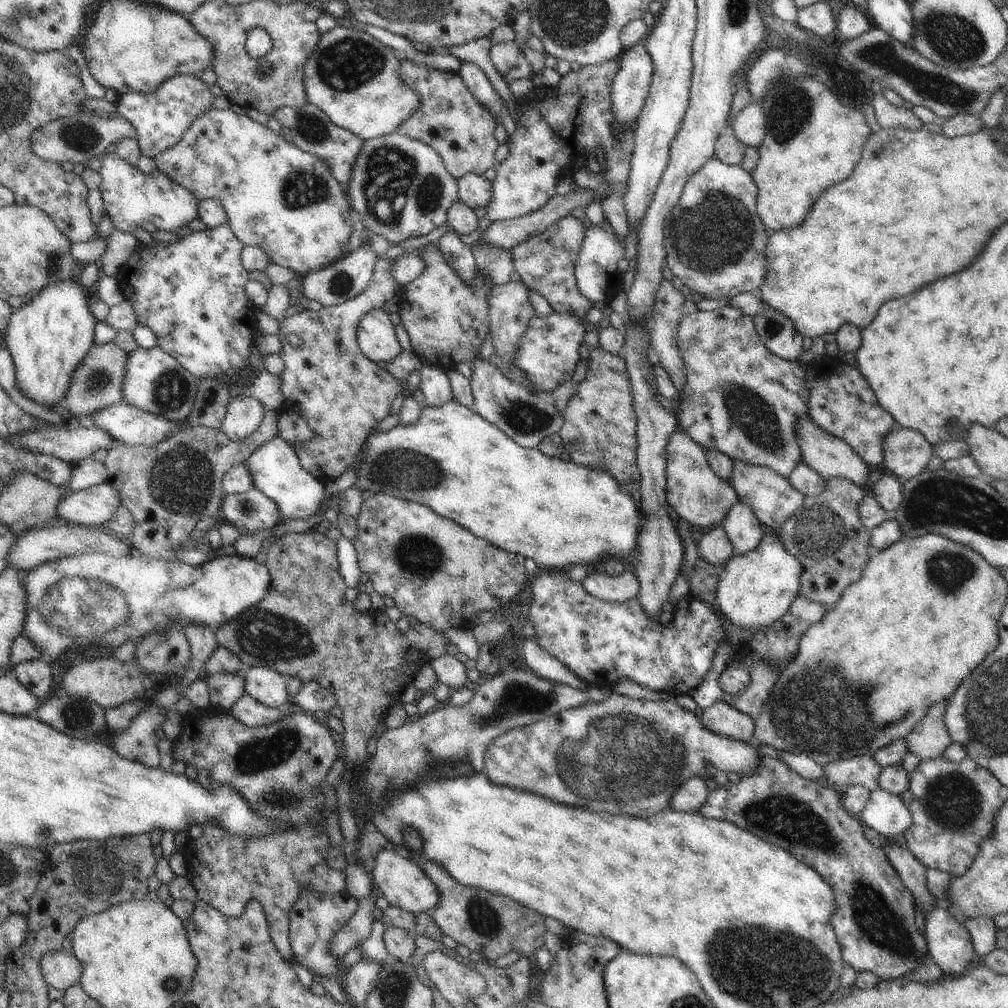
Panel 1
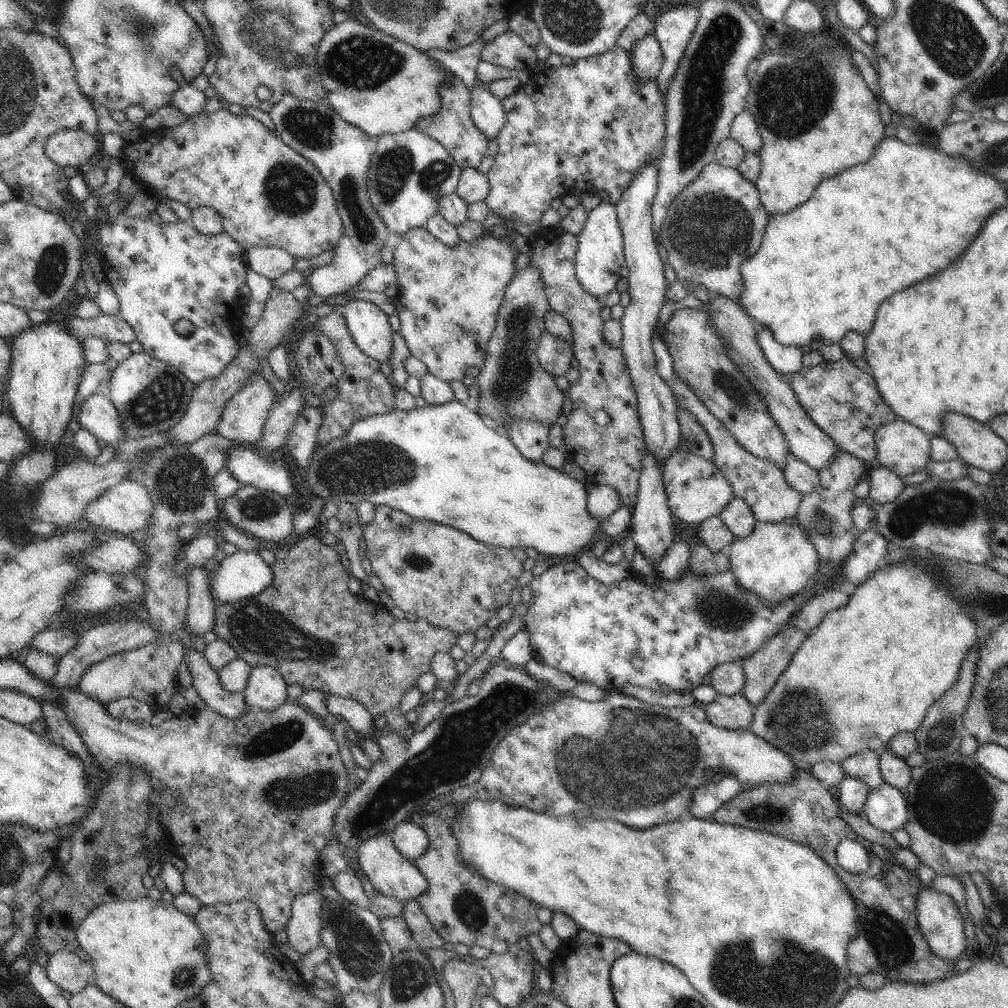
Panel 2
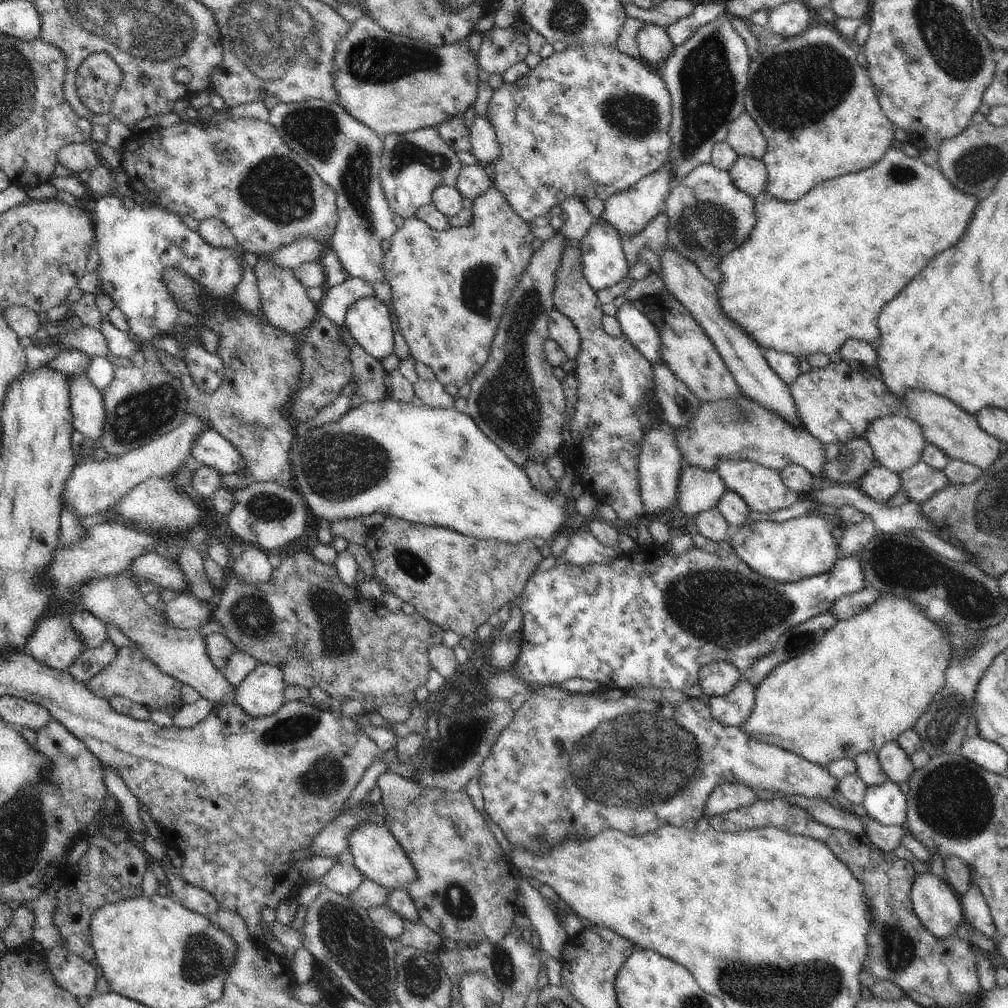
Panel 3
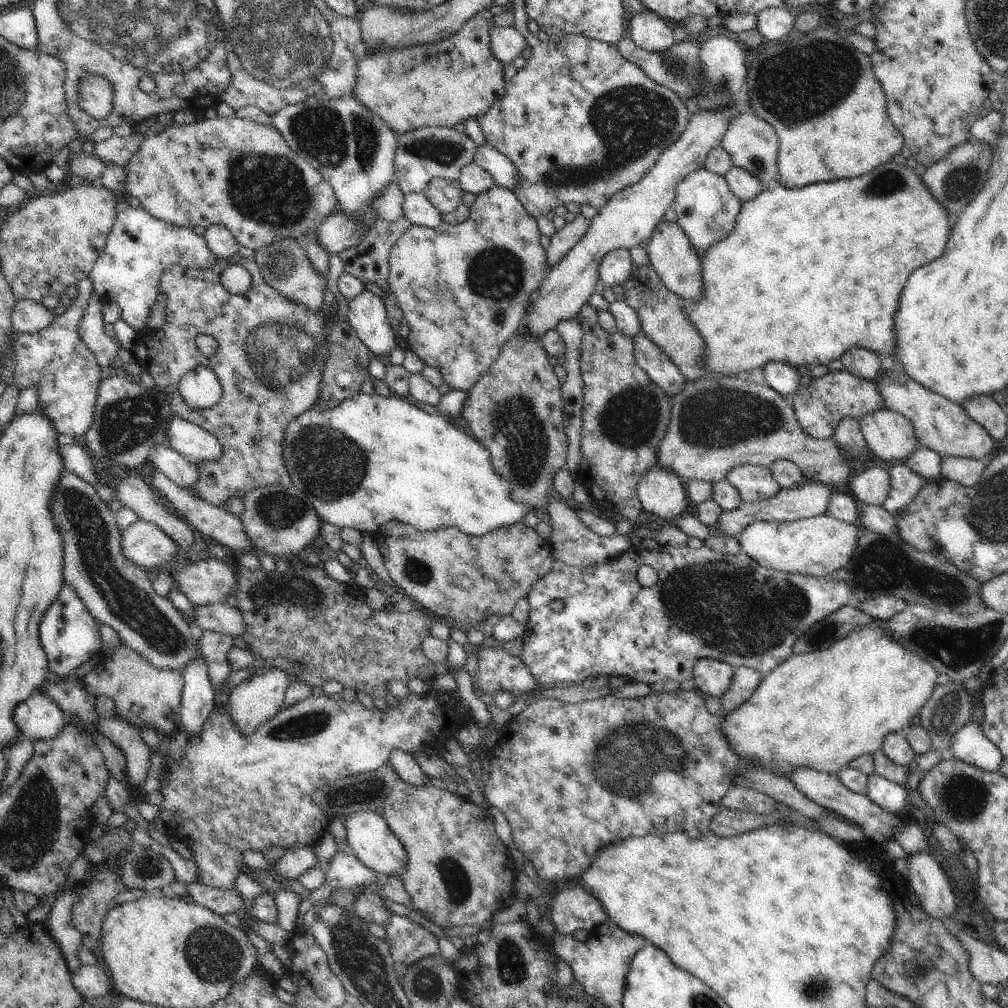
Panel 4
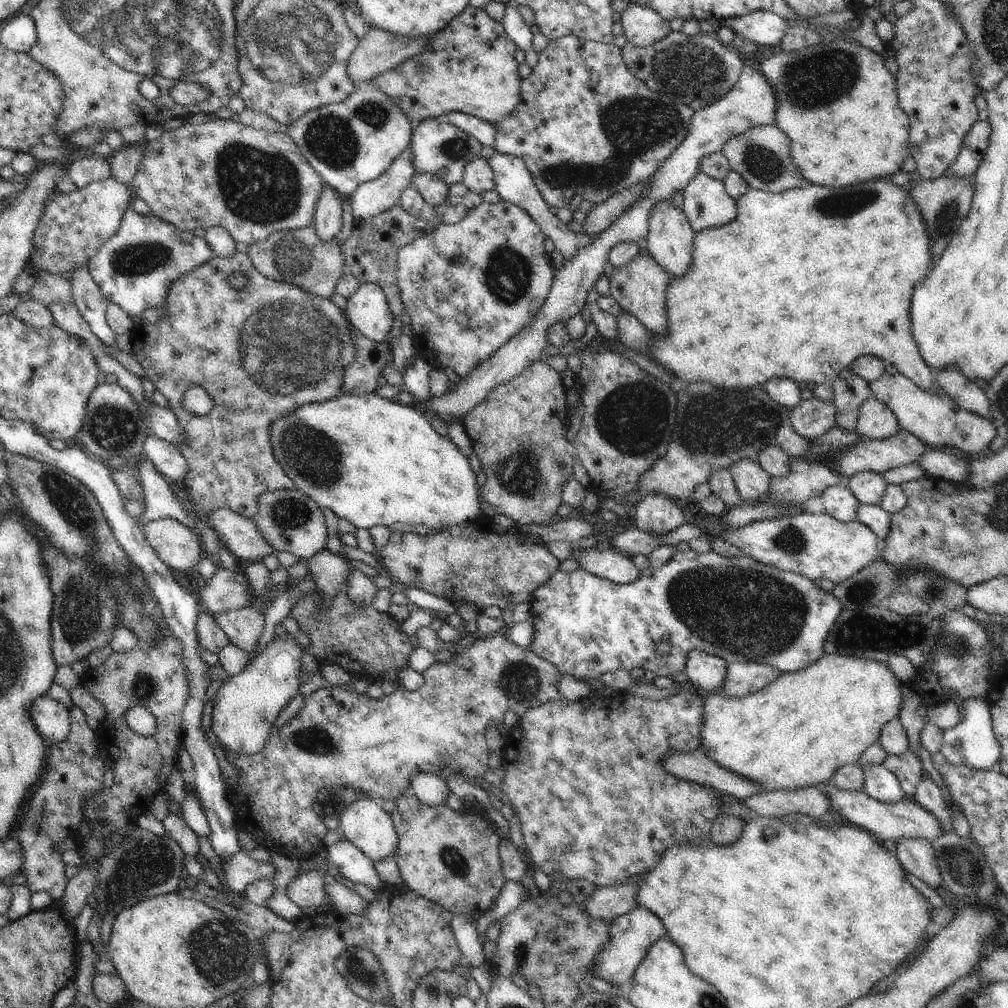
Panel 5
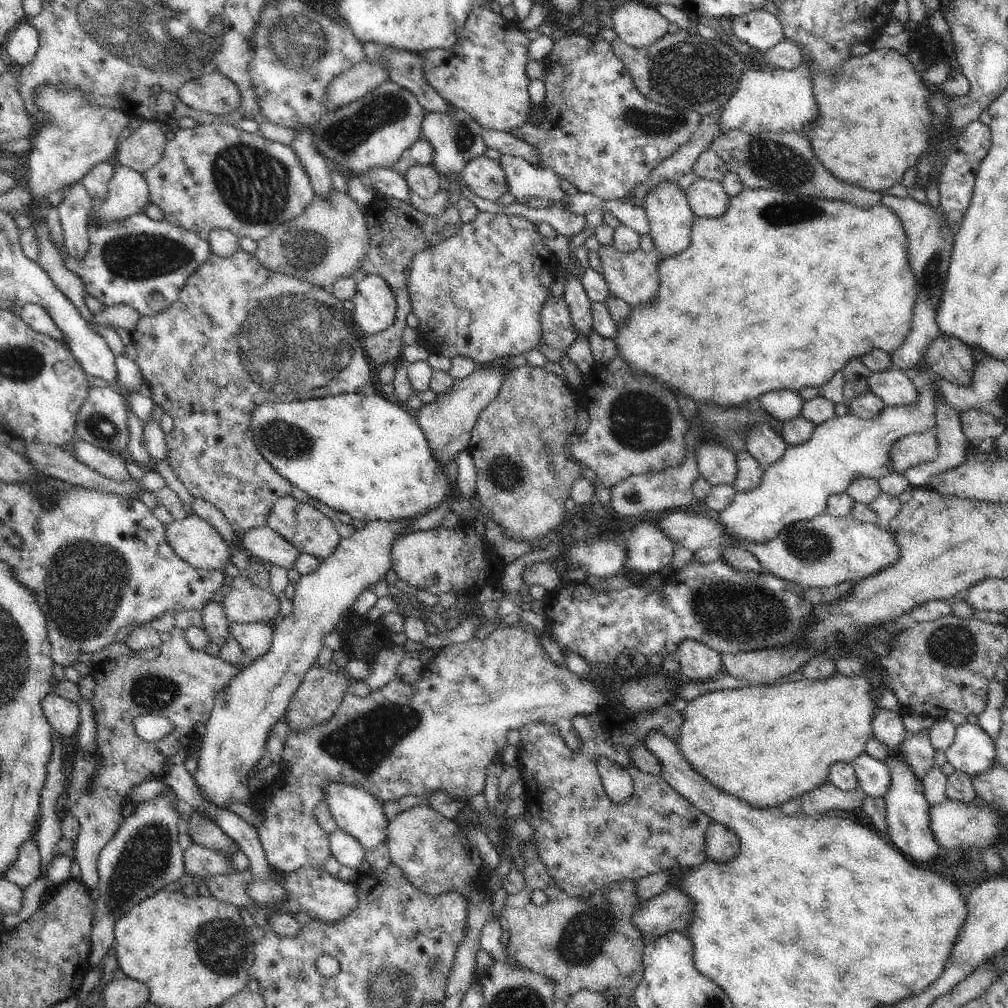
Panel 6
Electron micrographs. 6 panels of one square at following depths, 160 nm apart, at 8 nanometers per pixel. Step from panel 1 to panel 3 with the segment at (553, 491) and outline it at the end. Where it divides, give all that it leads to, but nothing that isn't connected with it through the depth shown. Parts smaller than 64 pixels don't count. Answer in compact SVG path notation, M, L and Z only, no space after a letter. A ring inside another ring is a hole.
M387 396L385 399L364 403L348 409L339 421L332 421L313 428L309 433L305 434L303 442L300 437L295 436L289 455L292 472L294 473L293 485L303 495L318 522L328 520L330 523L335 523L336 521L370 516L370 514L378 512L378 514L382 514L384 517L398 517L419 525L448 527L466 536L476 536L476 538L482 538L482 540L502 541L503 543L512 544L526 539L533 539L534 537L544 538L544 540L551 542L552 535L560 533L560 526L564 523L566 499L560 490L559 494L554 498L546 498L541 492L538 492L533 487L527 472L521 469L515 462L512 462L500 450L500 447L496 446L496 443L492 442L492 439L489 439L480 430L479 426L476 426L470 415L458 412L454 407L451 409L439 409L426 405L417 407L412 403L397 401Z

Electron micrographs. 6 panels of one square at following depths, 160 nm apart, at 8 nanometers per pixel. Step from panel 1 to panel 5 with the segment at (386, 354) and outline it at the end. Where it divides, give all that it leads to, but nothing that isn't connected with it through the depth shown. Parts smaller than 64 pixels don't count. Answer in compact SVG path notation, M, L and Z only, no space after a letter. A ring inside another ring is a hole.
M361 284L355 294L348 298L348 304L344 314L355 333L362 335L374 342L386 342L388 334L394 324L394 314L386 300L386 296L378 284Z

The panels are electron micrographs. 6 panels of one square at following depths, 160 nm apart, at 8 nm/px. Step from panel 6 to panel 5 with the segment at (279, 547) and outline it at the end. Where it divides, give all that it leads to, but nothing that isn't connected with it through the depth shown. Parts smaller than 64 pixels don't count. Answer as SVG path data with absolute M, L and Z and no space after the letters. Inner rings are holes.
M228 508L212 510L207 518L220 540L238 559L261 562L275 551L266 538L262 538L254 519L240 516Z

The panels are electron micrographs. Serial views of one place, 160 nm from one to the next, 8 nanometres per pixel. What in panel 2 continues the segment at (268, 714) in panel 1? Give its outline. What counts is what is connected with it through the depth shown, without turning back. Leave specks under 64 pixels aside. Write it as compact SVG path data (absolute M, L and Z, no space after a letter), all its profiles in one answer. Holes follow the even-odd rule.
M183 642L183 658L188 664L193 680L193 686L198 696L204 700L212 711L228 718L239 717L244 711L249 711L243 692L228 692L221 685L219 674L205 659L205 654Z

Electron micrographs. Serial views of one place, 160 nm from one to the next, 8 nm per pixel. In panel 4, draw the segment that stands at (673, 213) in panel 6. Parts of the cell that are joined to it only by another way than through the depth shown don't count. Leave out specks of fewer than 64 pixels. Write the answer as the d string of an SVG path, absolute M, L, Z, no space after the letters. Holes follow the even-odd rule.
M661 221L652 232L646 250L650 257L650 265L656 270L656 274L670 292L690 304L694 304L702 298L702 290L704 290L702 262L700 262L693 244L690 244L688 236L684 234L684 230L680 228L676 221Z

